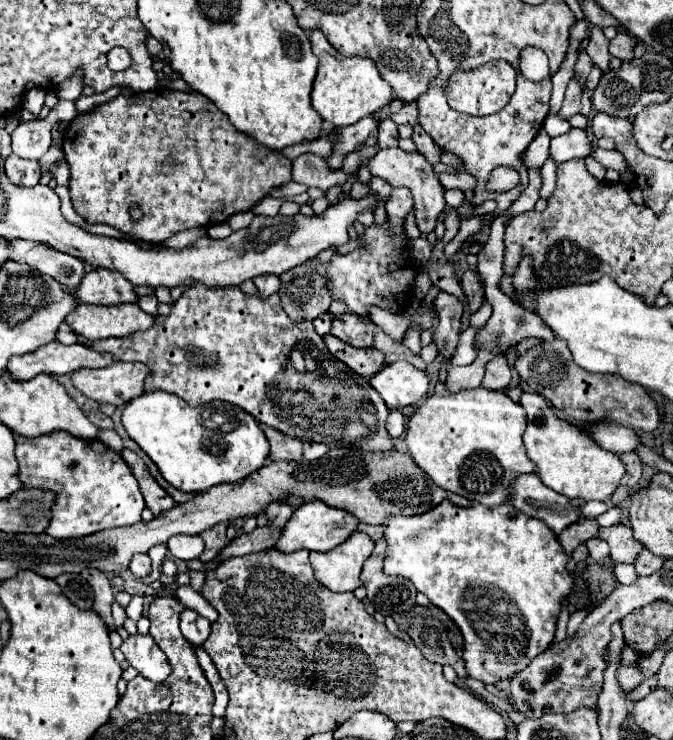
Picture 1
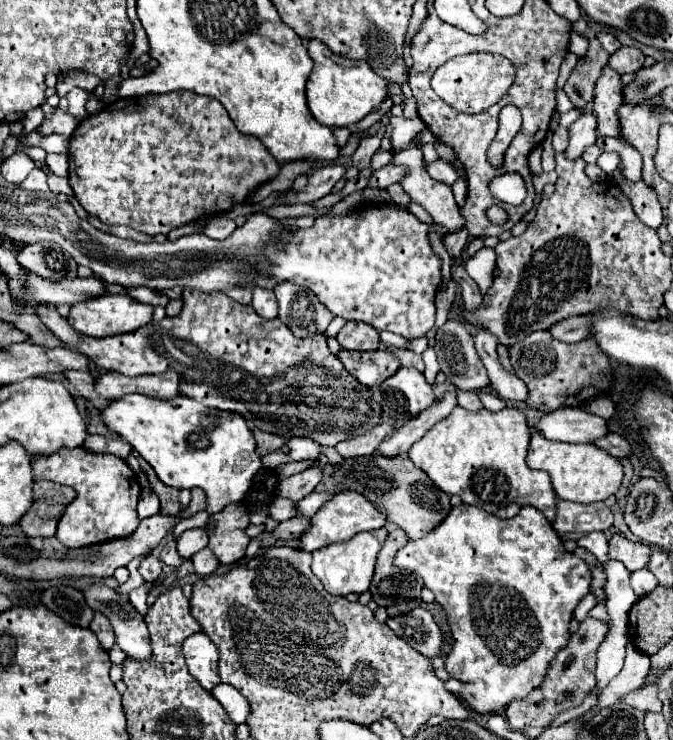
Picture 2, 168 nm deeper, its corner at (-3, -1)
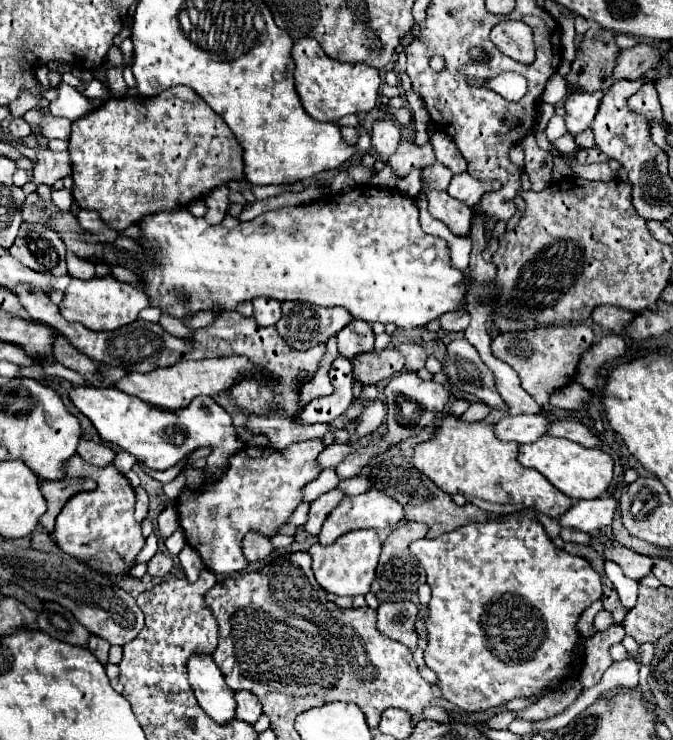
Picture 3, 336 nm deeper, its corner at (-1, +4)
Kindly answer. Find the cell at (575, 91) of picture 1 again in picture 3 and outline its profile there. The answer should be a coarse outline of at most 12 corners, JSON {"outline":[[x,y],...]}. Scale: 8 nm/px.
{"outline":[[592,26],[566,74],[582,92],[608,90],[618,46],[614,32]]}

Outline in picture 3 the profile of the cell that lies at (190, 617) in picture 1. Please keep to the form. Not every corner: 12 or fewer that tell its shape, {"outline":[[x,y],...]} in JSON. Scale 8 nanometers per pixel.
{"outline":[[212,654],[188,658],[196,700],[216,722],[234,718],[228,688]]}

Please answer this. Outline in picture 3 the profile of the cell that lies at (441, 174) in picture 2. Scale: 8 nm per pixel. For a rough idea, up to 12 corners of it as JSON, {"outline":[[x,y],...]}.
{"outline":[[402,140],[388,166],[398,178],[436,164],[430,144]]}

